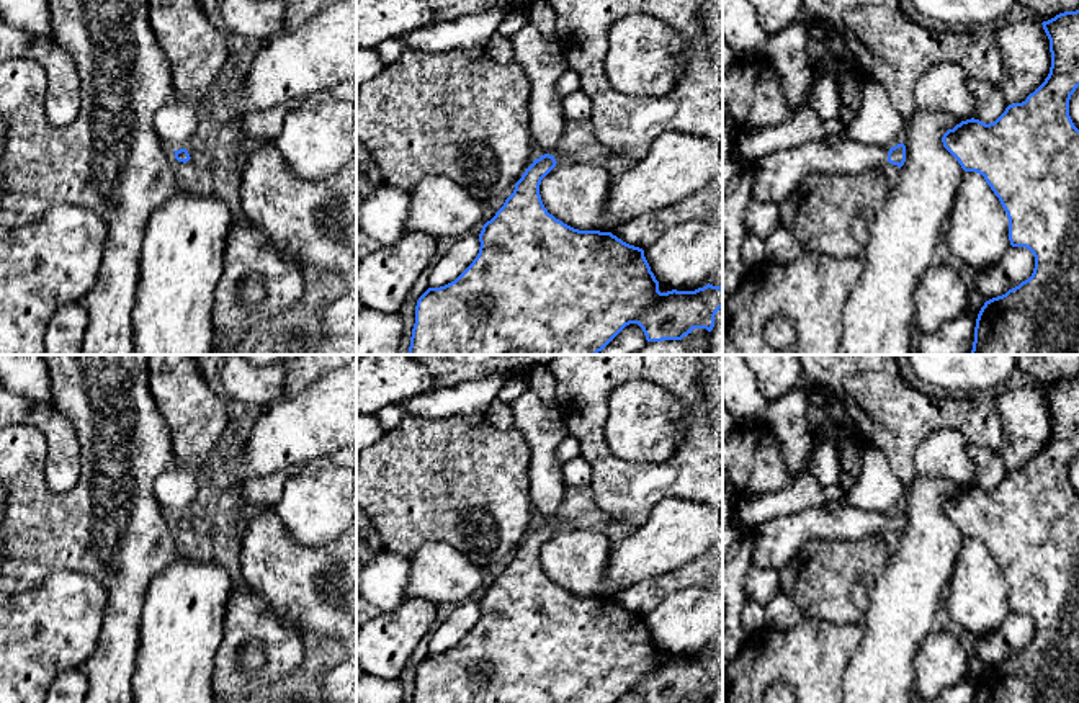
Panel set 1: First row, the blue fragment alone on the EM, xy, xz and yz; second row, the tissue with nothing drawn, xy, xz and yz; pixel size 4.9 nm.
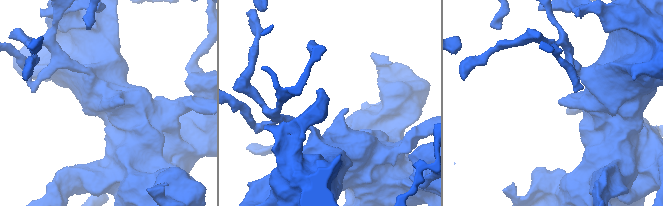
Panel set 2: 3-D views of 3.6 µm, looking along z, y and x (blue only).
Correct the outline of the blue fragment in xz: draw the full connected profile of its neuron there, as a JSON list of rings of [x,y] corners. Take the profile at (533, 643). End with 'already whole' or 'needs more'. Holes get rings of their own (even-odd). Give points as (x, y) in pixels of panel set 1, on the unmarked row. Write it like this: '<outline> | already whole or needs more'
[[[526,389],[510,402],[513,427],[530,443],[530,499],[544,518],[525,536],[495,582],[482,592],[479,620],[451,649],[428,654],[417,667],[412,703],[616,703],[626,692],[638,690],[646,703],[685,703],[693,695],[714,693],[714,682],[723,674],[723,654],[706,651],[695,657],[659,657],[644,616],[600,597],[579,597],[548,579],[541,567],[541,546],[556,533],[556,512],[566,492],[562,463],[556,451],[569,435],[561,410],[553,410],[535,389]]] | needs more

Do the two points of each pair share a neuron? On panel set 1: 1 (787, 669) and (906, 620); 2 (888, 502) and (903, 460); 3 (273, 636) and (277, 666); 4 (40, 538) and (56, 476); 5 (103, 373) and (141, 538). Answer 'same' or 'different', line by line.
1: different
2: different
3: same
4: different
5: same

